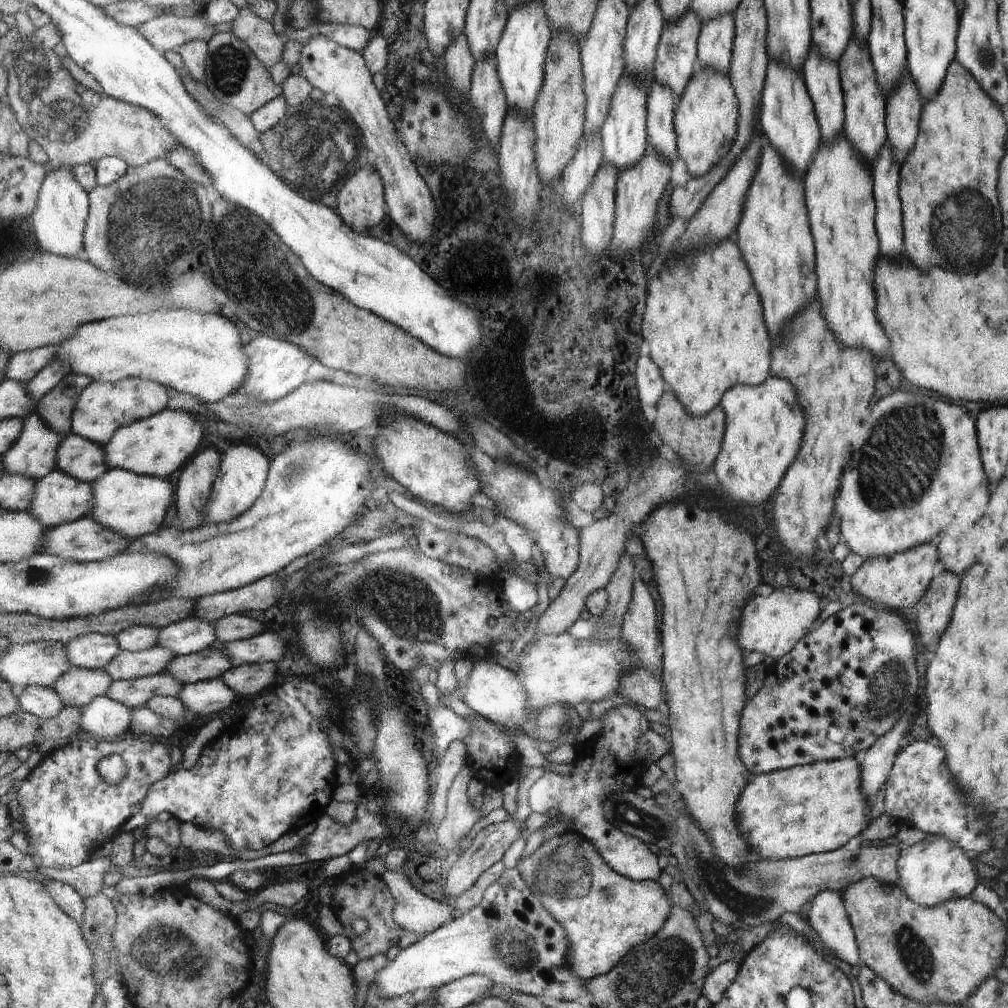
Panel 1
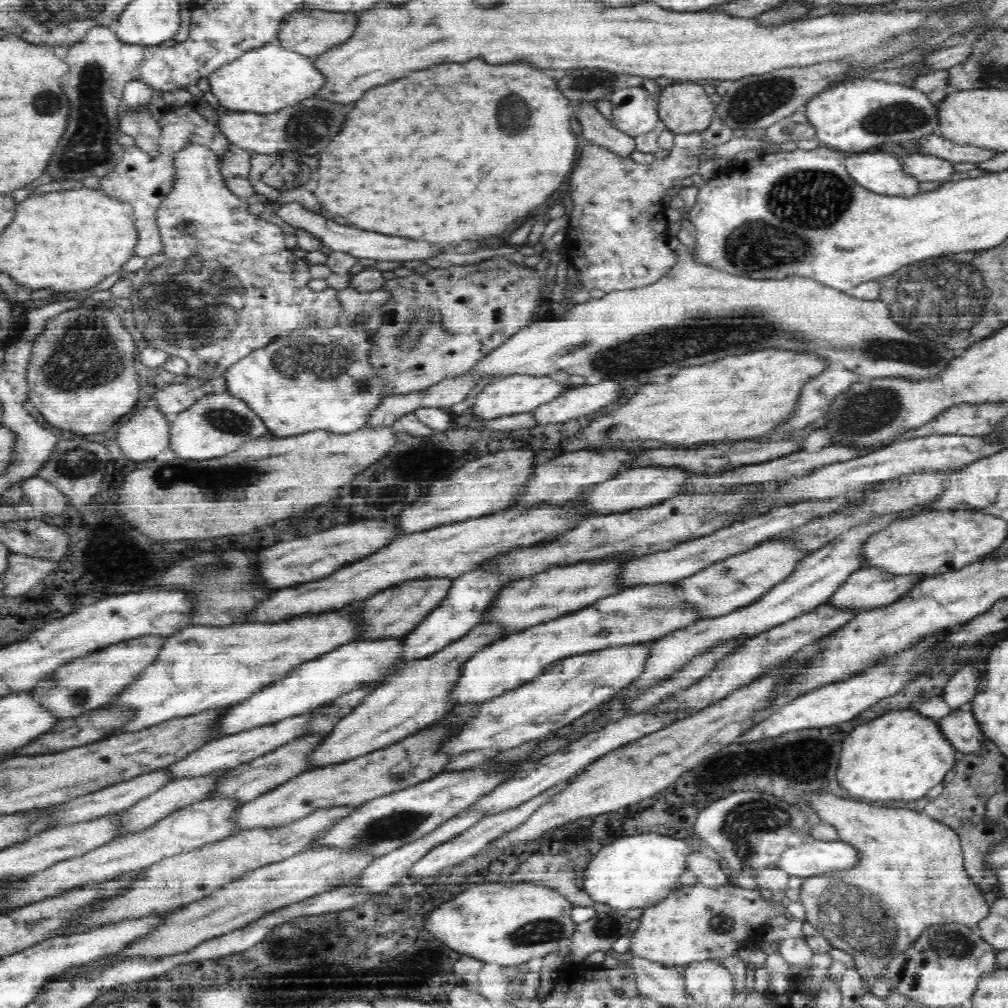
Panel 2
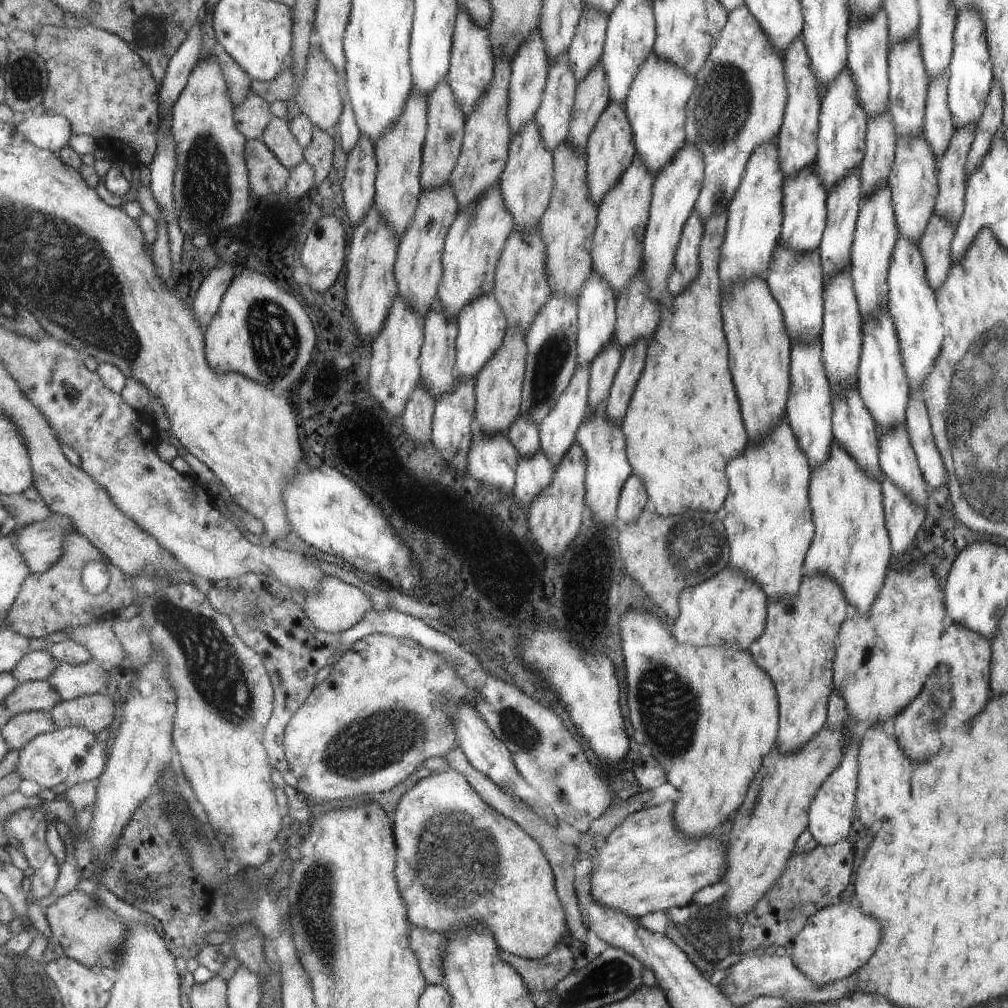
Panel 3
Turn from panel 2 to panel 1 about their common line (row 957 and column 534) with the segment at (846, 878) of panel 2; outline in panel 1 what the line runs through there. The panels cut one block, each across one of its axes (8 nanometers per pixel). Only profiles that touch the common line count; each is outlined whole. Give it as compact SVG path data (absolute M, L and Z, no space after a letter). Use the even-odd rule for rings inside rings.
M566 830L540 845L538 850L517 862L515 868L524 882L539 896L548 914L567 931L571 943L572 970L588 980L608 974L620 958L658 934L668 920L672 900L658 881L635 881L618 874L596 852L583 834Z

